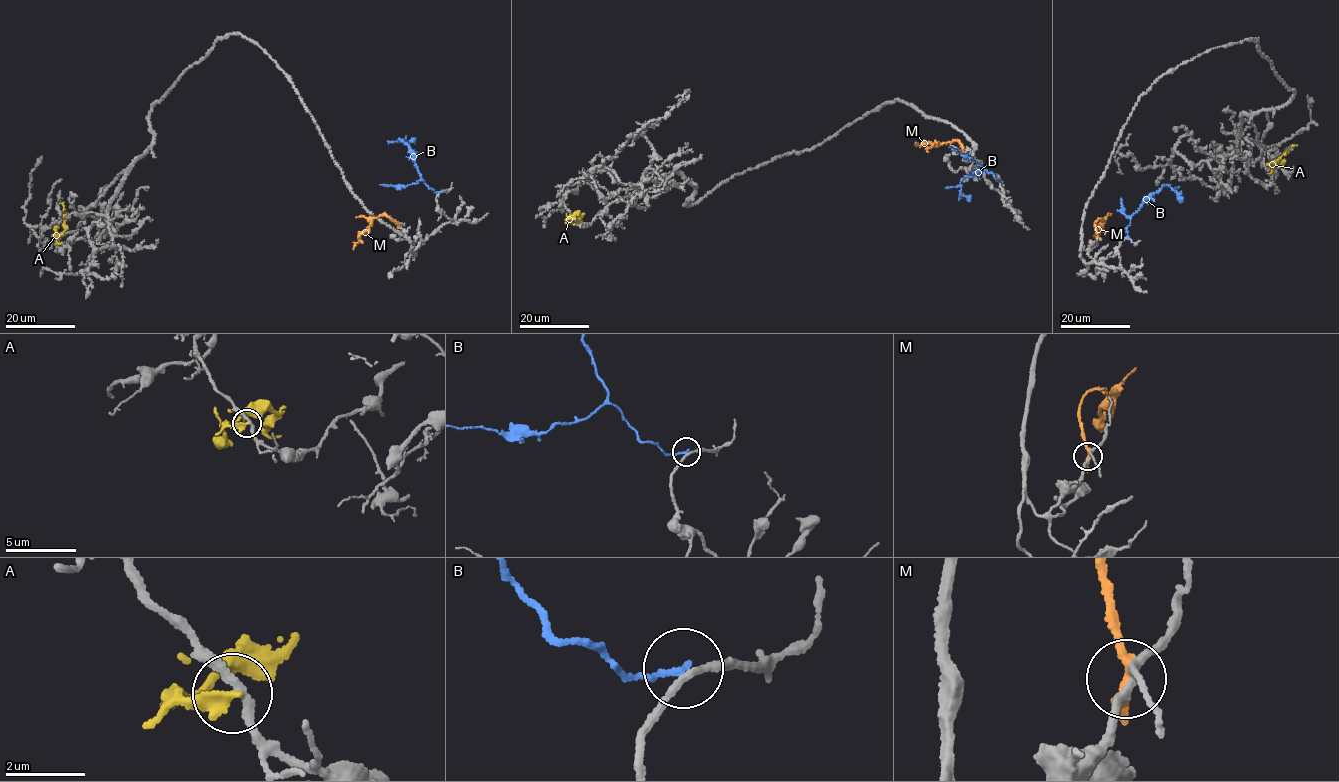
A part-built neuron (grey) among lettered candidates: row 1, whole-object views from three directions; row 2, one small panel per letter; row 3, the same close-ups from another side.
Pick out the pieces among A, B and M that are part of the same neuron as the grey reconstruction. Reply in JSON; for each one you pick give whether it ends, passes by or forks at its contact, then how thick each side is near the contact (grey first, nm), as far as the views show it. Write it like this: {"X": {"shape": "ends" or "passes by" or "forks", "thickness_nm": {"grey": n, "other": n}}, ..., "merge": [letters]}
{"merge": []}

